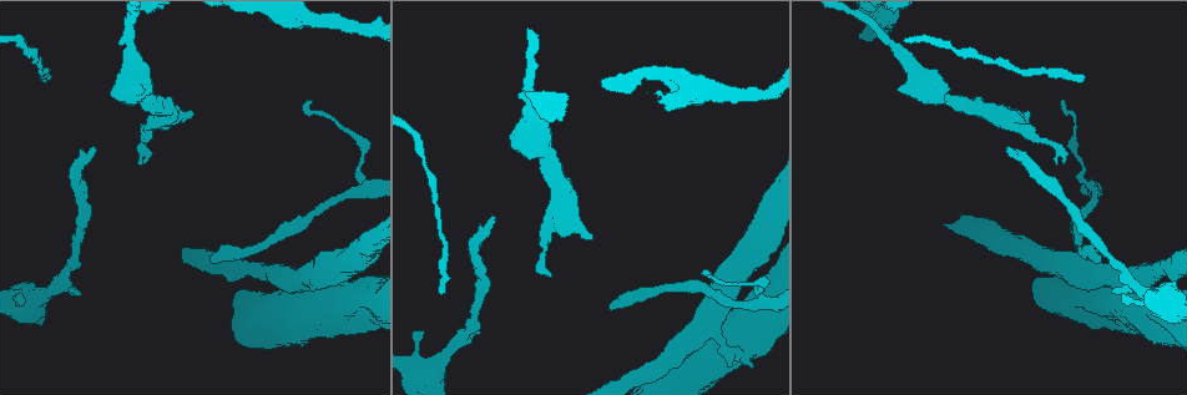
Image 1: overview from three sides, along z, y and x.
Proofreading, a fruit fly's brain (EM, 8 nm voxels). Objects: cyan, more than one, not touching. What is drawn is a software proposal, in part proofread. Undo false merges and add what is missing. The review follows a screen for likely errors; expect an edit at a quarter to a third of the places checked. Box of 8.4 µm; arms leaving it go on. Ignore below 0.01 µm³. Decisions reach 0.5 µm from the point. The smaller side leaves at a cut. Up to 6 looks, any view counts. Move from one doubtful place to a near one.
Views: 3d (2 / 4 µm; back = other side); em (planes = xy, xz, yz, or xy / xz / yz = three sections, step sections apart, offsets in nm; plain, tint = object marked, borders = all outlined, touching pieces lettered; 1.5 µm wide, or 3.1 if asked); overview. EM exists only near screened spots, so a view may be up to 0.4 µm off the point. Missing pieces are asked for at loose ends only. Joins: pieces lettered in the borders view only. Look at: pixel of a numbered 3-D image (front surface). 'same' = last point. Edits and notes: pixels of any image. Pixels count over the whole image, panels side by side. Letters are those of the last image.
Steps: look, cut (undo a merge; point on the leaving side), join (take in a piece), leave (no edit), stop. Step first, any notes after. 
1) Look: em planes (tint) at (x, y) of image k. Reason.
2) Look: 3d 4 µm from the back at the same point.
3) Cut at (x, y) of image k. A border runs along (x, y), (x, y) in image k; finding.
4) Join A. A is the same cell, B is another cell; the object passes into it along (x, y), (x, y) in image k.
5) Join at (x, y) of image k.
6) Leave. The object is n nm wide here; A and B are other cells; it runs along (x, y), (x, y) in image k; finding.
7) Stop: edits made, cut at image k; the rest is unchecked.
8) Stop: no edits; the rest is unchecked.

Look: 3d 4 µm at (544, 238) of image 1. Thick turns thin.

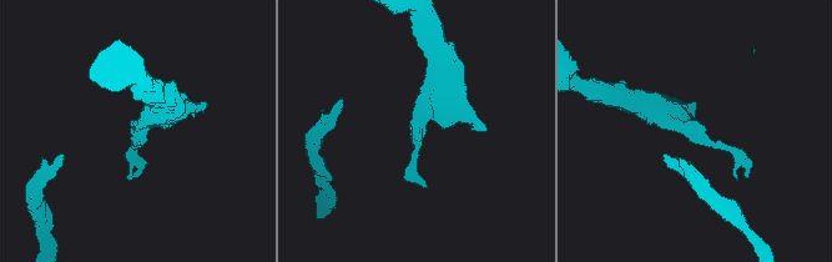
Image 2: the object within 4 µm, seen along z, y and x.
Look: em planes (tint) at (141, 134) of image 2. Now the EM.

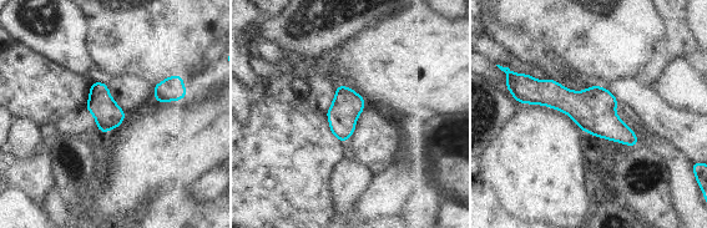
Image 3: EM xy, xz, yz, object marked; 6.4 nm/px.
Look: em planes (borders) at the same point. What lies round it.

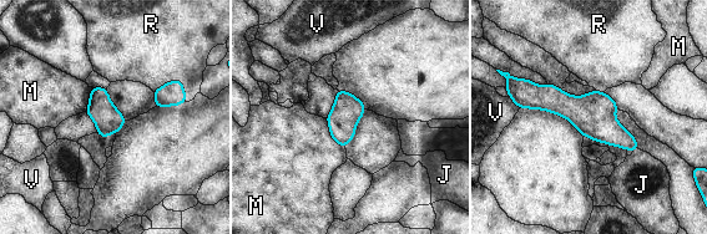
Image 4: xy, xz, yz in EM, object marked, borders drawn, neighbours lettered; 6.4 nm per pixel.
Leave. J, M, R and V are other cells; a border runs along (324, 118), (329, 136), (344, 147) in image 4; all the same neuron.

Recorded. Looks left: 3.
Look: 3d 4 µm at (542, 151) of image 1. Calibre changes.

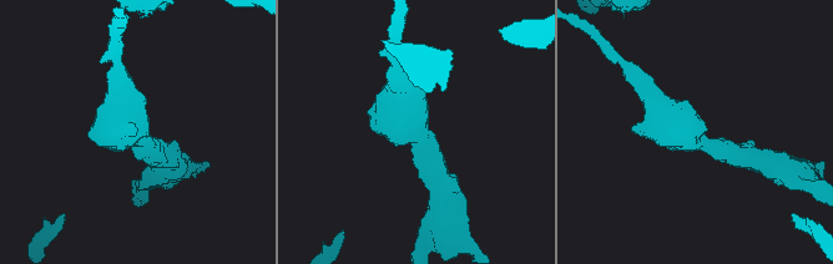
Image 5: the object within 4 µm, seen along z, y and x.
Look: em yz step 4 (borders) at (698, 135) of image 5.

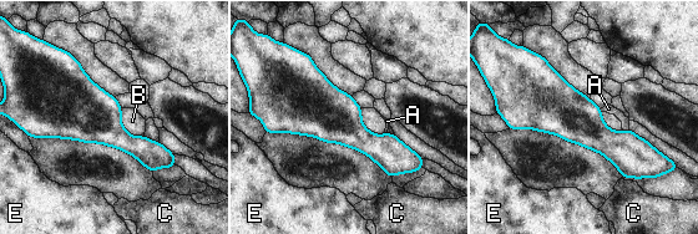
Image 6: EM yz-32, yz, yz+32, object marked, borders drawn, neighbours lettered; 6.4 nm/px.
Look: em xz step 4 (borders) at the same point. Cut it another way.

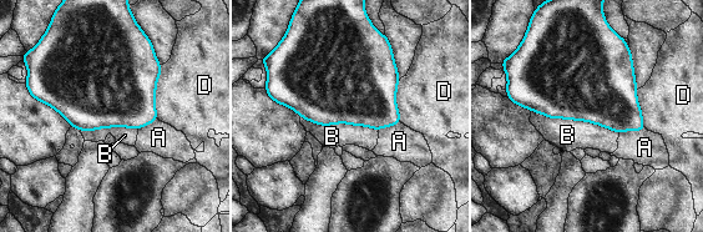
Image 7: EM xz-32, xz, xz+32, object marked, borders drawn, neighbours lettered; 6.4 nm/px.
Leave. The object is 380 nm wide here; A, B and D are other cells; a border runs along (531, 110), (618, 134) in image 7; one neuron here.

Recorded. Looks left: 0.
Stop: no edits; the rest is unchecked.

